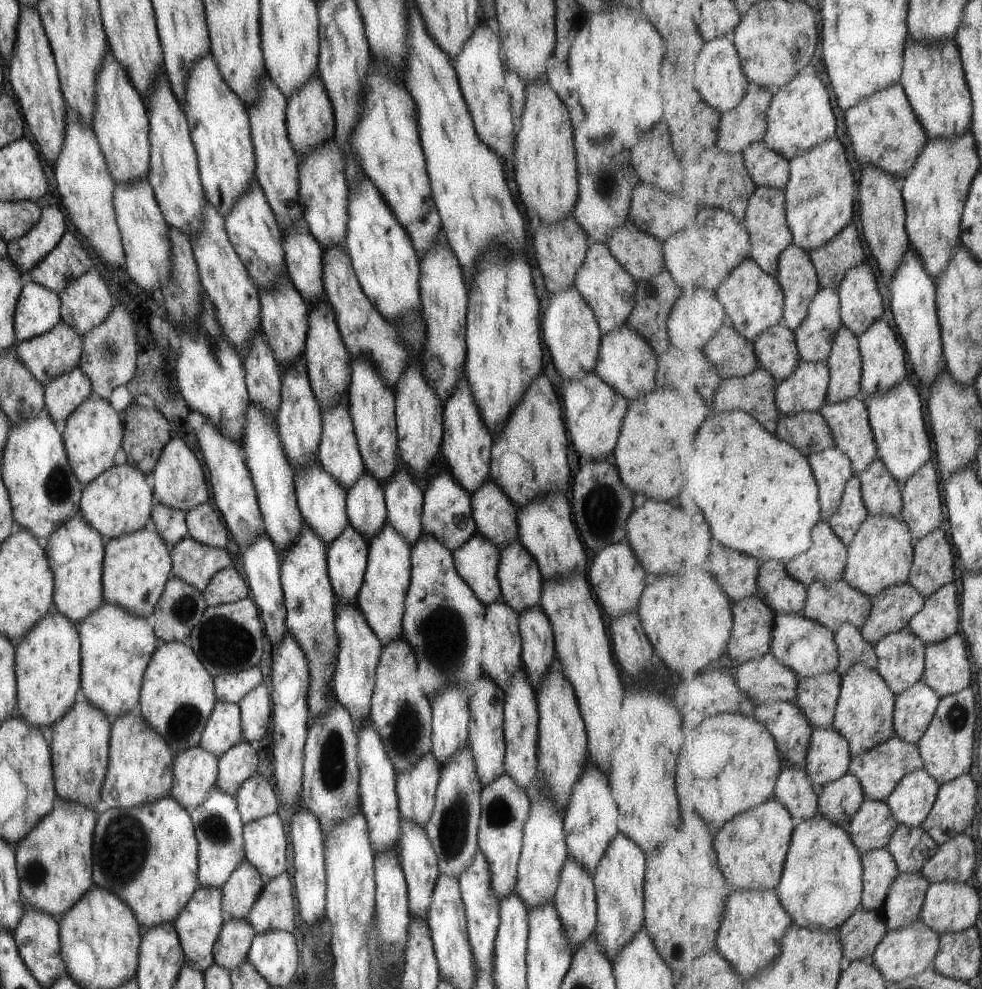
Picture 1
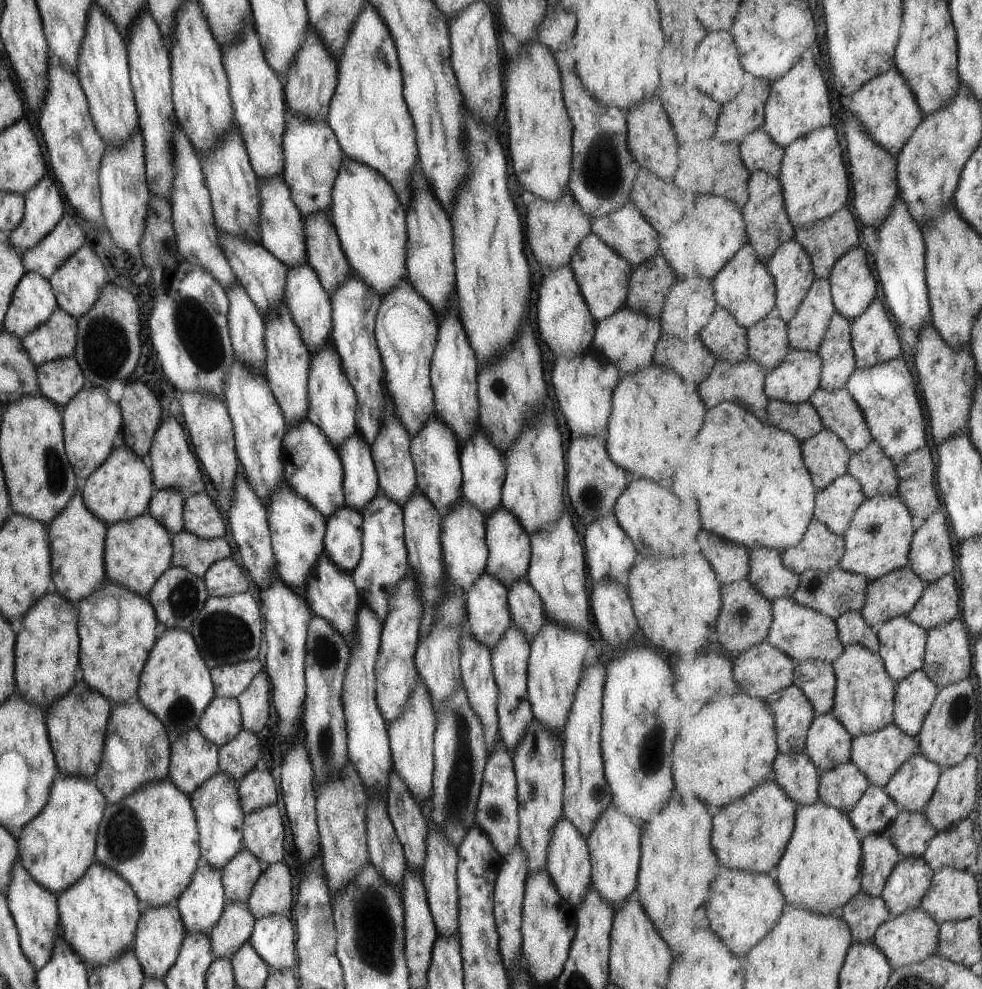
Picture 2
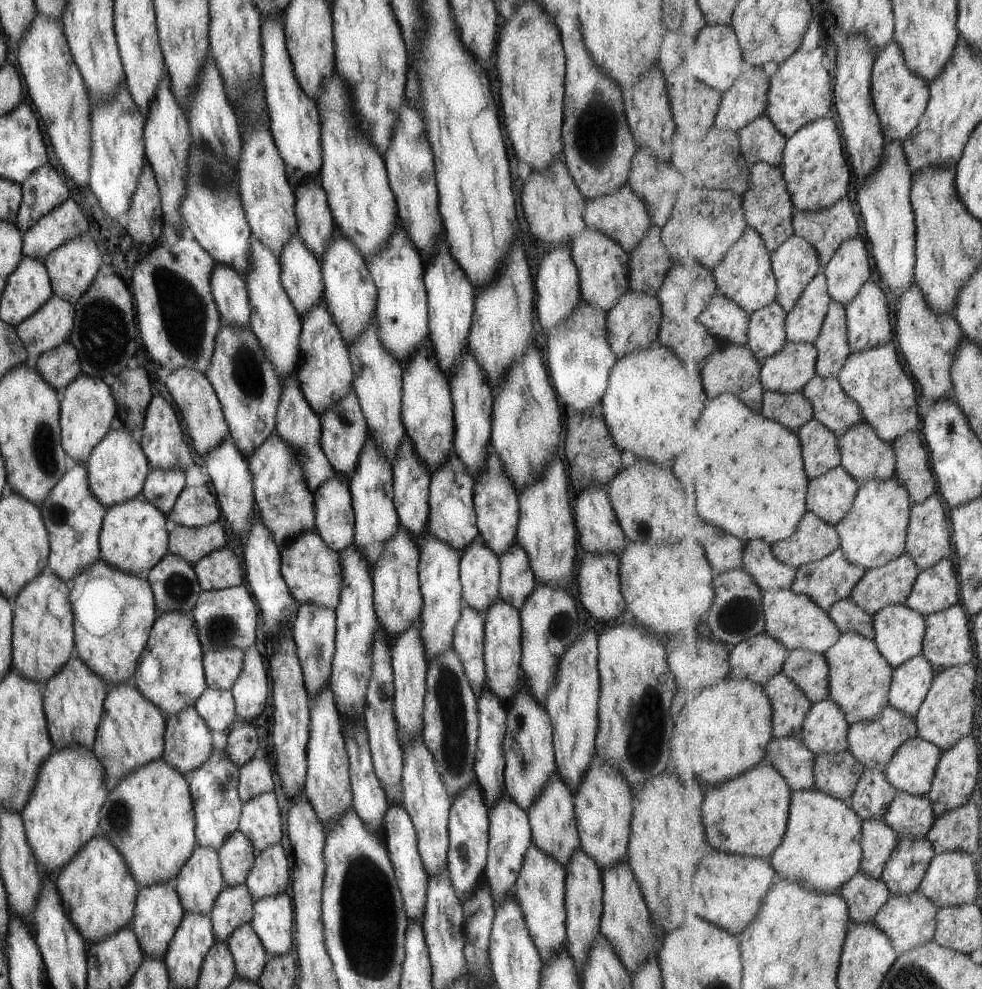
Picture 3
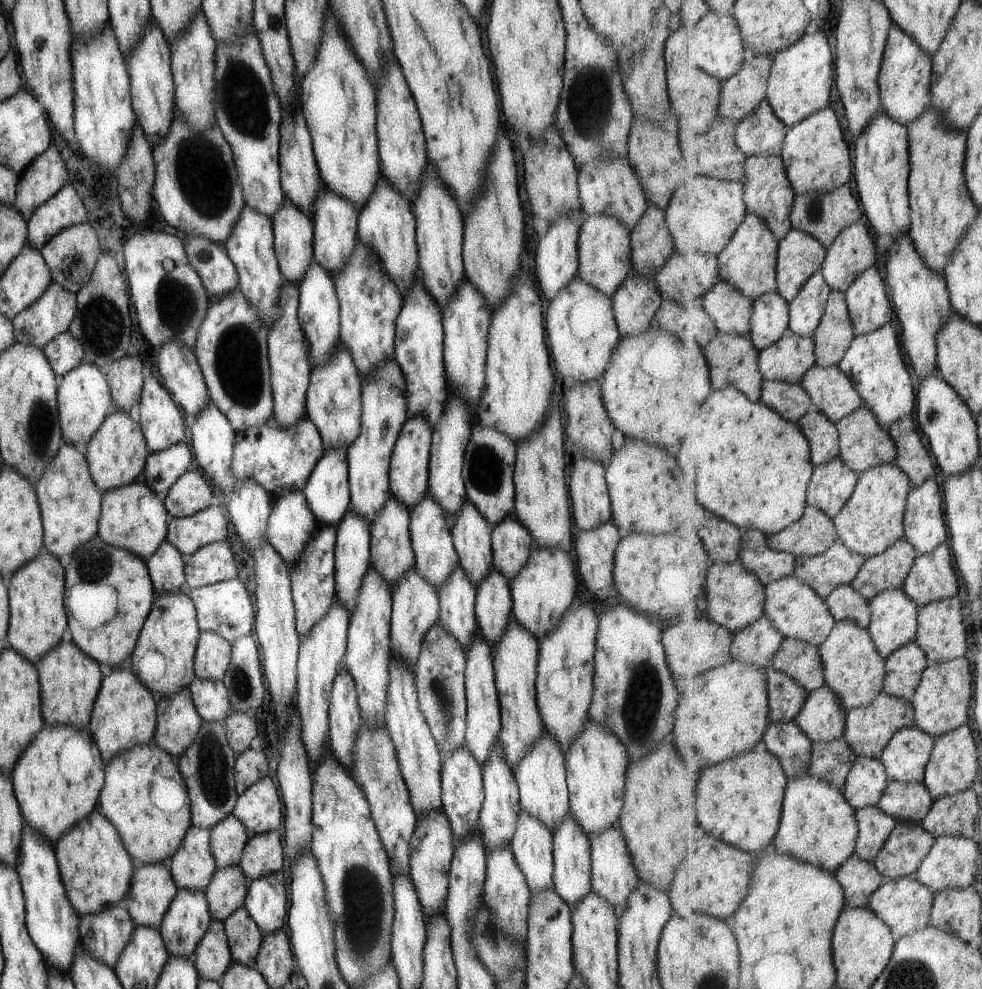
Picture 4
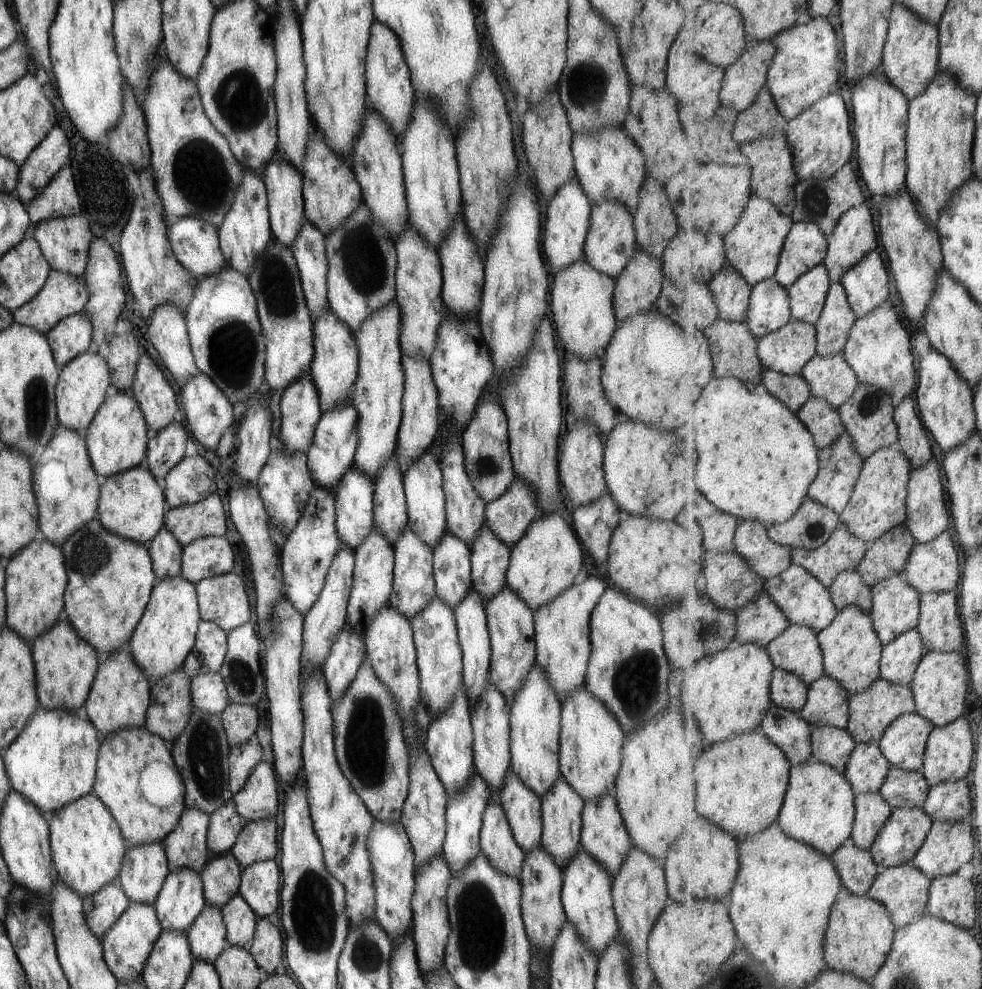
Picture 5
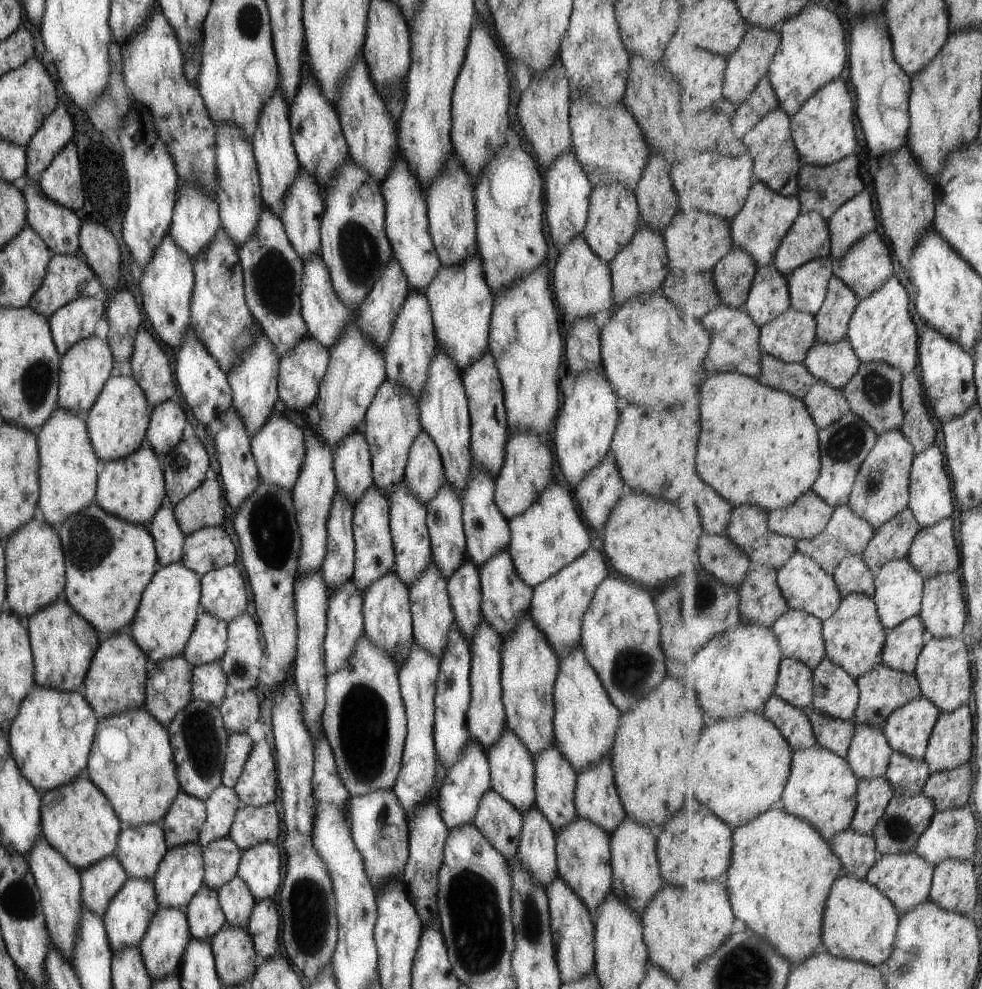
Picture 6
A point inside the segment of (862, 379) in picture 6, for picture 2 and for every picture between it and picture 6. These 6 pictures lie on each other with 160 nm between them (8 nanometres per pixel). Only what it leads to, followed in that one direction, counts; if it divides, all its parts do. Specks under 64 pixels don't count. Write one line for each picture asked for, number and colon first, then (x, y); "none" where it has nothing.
2: (877, 472)
3: (865, 454)
4: (864, 443)
5: (869, 416)

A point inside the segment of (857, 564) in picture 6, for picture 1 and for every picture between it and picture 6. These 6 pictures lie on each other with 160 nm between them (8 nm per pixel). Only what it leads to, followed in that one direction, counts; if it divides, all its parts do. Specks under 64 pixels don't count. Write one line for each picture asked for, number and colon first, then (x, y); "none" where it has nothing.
1: (853, 647)
2: (854, 630)
3: (848, 615)
4: (846, 604)
5: (850, 589)

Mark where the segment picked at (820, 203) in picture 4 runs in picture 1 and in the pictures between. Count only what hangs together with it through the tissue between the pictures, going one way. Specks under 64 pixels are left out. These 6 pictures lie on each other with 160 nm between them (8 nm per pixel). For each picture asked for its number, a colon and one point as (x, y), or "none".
1: (834, 260)
2: (829, 240)
3: (826, 230)

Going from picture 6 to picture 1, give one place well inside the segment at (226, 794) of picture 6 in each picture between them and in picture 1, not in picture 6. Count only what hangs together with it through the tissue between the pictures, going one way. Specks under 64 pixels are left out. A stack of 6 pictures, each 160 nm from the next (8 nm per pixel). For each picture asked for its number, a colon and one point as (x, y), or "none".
1: (237, 895)
2: (238, 876)
3: (236, 855)
4: (228, 837)
5: (224, 823)

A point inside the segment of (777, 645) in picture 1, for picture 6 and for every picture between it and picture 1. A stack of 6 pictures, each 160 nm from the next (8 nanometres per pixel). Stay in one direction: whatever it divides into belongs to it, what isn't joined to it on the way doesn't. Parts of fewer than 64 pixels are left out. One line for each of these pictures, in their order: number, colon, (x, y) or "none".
2: (804, 634)
3: (797, 620)
4: (796, 609)
5: (806, 601)
6: (807, 586)

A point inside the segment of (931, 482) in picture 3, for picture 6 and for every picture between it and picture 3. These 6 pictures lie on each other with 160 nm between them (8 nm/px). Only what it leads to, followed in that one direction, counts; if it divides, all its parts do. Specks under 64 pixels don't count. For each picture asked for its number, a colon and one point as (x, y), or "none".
4: (913, 458)
5: (914, 441)
6: (919, 428)

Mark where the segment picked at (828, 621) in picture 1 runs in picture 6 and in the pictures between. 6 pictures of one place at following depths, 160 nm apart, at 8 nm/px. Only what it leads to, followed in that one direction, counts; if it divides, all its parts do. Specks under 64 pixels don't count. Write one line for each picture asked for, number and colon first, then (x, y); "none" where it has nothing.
2: (835, 593)
3: (832, 579)
4: (839, 566)
5: (844, 551)
6: (847, 533)

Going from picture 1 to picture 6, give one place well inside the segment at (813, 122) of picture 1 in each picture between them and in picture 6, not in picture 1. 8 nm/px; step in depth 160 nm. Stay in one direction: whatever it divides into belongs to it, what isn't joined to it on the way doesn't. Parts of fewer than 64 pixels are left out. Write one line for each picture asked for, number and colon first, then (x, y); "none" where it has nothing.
2: (799, 103)
3: (801, 94)
4: (800, 83)
5: (804, 70)
6: (813, 53)

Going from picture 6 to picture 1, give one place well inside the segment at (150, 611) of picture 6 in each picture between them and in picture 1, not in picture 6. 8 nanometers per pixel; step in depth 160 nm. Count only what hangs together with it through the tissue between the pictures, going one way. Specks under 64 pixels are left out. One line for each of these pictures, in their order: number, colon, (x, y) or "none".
1: (176, 696)
2: (174, 684)
3: (169, 673)
4: (162, 659)
5: (163, 636)

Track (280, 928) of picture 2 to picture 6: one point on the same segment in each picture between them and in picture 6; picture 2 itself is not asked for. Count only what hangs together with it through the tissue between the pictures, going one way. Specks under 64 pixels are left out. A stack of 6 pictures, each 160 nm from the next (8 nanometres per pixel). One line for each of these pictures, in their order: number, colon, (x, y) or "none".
3: (272, 917)
4: (265, 901)
5: (259, 886)
6: (259, 866)

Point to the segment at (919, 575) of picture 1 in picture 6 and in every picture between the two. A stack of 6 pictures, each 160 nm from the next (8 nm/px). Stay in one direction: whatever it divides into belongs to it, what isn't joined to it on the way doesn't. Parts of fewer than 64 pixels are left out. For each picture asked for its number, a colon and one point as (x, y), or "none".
2: (932, 557)
3: (929, 541)
4: (926, 530)
5: (927, 516)
6: (931, 498)

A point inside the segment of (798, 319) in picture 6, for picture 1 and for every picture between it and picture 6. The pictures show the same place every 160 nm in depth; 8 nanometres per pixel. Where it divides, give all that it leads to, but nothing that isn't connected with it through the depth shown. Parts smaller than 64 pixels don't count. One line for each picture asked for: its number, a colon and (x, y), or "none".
1: (806, 390)
2: (795, 381)
3: (791, 370)
4: (788, 361)
5: (788, 350)

